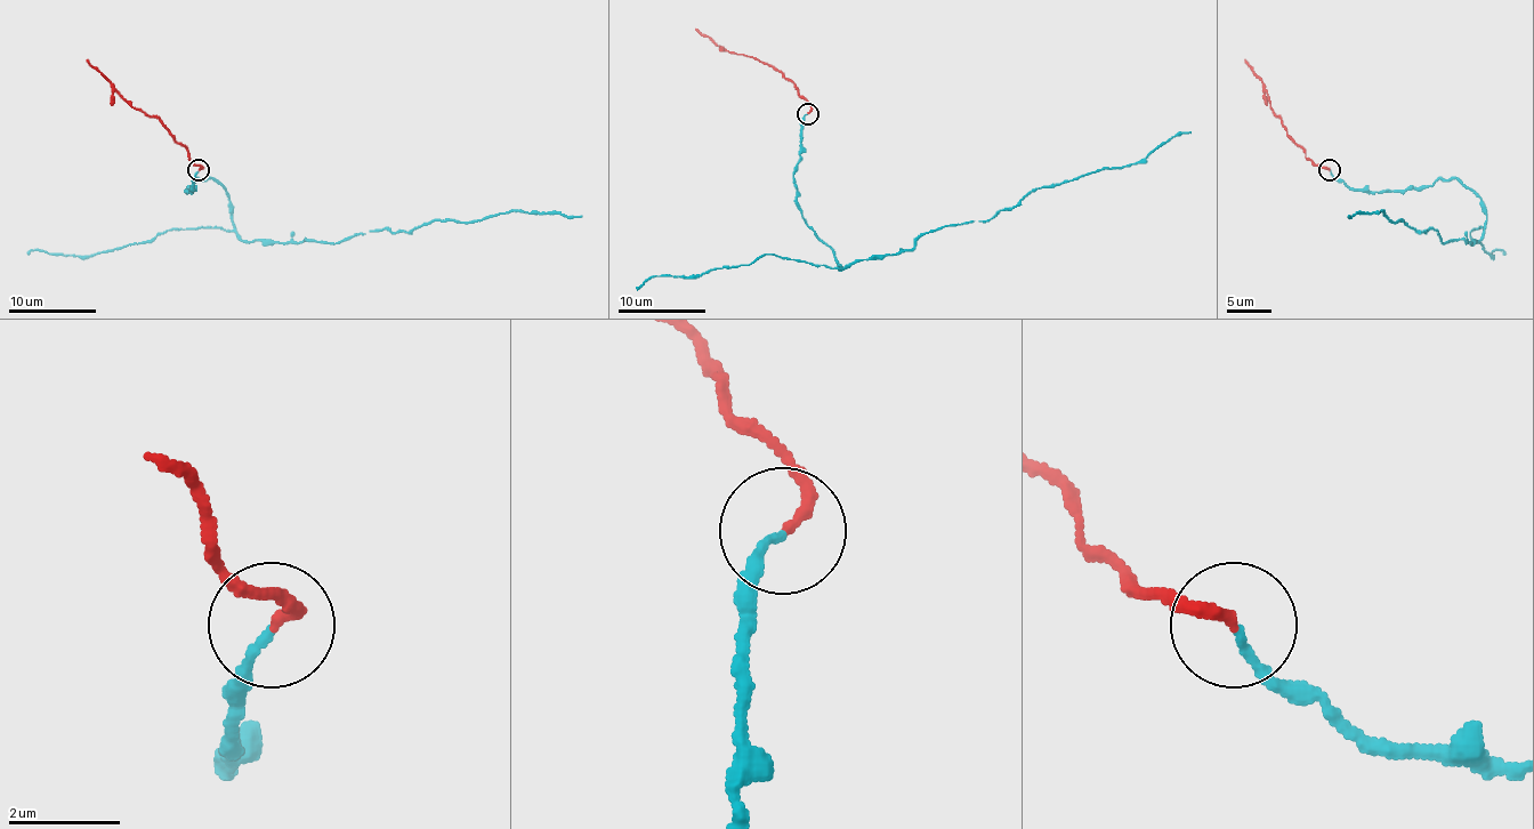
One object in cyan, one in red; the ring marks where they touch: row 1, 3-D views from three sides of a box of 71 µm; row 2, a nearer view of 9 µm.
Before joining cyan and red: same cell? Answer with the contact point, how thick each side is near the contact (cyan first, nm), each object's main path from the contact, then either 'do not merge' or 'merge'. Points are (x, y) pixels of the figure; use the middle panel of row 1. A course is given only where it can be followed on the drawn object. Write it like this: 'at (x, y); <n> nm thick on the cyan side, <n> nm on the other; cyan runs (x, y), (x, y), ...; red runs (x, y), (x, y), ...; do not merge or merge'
at (807, 113); 140 nm thick on the cyan side, 200 nm on the other; cyan runs (808, 113), (797, 207), (841, 271), (909, 251), (949, 225), (990, 220), (1039, 187), (1144, 161), (1189, 133); red runs (808, 113), (810, 104), (780, 71), (718, 47), (696, 30); merge

